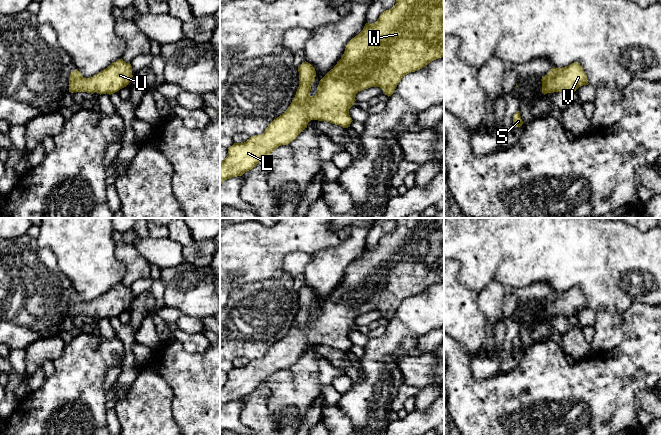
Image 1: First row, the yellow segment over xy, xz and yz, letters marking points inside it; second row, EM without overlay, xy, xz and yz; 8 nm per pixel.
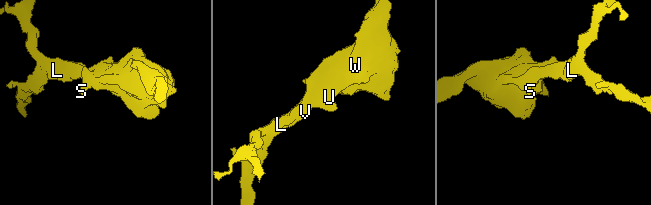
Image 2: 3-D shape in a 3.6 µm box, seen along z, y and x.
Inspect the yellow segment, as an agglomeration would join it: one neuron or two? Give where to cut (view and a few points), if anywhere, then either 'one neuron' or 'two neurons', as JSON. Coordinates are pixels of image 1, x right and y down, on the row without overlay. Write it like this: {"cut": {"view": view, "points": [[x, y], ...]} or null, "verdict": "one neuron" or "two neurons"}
{"cut": null, "verdict": "one neuron"}

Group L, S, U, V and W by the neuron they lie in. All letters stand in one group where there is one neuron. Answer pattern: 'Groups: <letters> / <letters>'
Groups: L S U V W

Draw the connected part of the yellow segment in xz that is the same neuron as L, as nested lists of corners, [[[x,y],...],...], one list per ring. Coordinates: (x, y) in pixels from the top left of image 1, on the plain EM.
[[[397,218],[396,228],[381,237],[375,247],[366,247],[363,254],[346,269],[341,283],[320,305],[315,320],[310,319],[315,305],[315,292],[308,286],[298,291],[299,311],[288,333],[274,343],[262,359],[251,360],[244,367],[234,367],[228,372],[227,381],[220,387],[220,409],[227,403],[242,400],[268,381],[276,372],[287,369],[305,353],[311,344],[327,345],[343,352],[353,345],[349,333],[356,325],[356,318],[370,311],[380,311],[383,318],[391,320],[398,307],[408,297],[418,295],[430,286],[444,280],[444,218]]]

